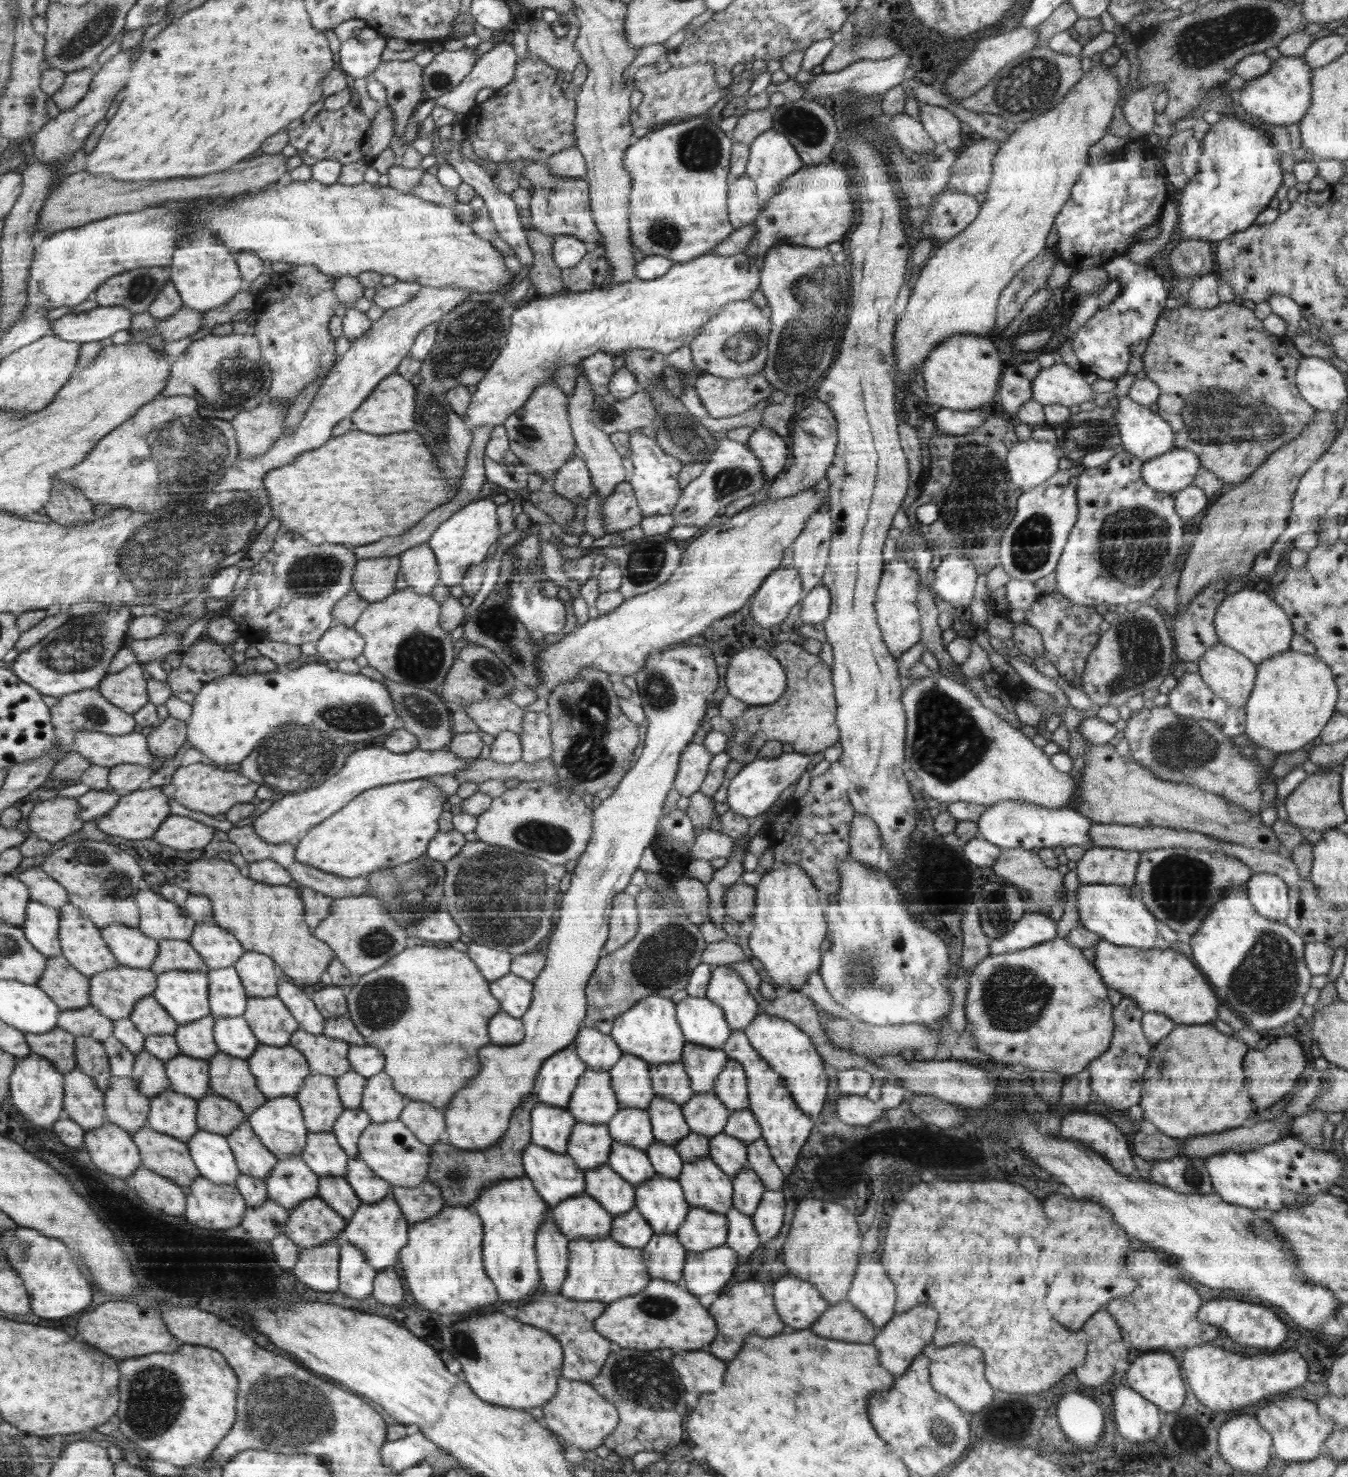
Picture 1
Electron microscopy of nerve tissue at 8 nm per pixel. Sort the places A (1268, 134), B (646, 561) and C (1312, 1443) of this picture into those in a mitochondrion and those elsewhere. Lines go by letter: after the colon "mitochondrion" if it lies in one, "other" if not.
A: other
B: mitochondrion
C: other

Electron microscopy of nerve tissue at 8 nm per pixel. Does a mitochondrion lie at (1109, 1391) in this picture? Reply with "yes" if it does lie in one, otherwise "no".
no

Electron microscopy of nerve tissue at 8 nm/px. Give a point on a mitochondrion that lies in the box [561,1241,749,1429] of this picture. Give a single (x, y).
(650, 1383)

